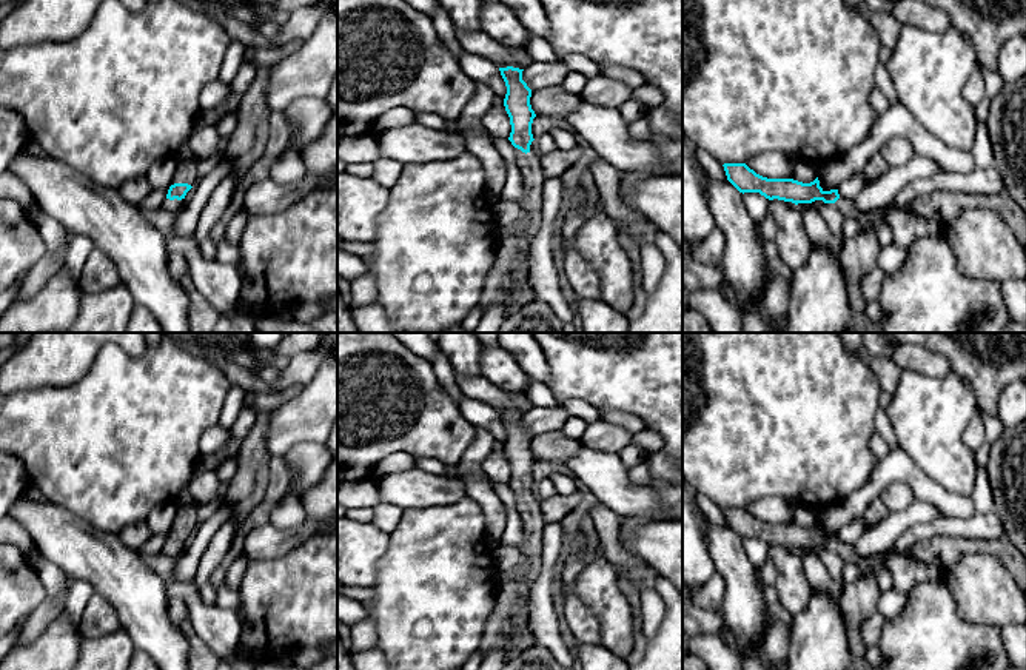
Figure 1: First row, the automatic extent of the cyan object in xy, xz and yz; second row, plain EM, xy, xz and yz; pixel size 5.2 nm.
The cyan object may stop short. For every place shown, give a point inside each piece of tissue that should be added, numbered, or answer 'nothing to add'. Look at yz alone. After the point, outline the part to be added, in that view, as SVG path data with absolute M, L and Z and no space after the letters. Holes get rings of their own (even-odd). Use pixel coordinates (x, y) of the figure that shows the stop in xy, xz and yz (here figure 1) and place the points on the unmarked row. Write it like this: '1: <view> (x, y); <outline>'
1: yz (844, 550); M840 542L835 548L829 548L832 551L835 551L838 556L843 558L844 562L850 562L850 564L855 564L858 565L860 568L864 568L864 570L877 570L880 568L881 565L884 565L884 561L886 561L886 553L892 553L892 554L898 554L900 551L900 544L869 558L869 559L860 559L853 550L853 545L849 545L849 544L844 544L844 542Z

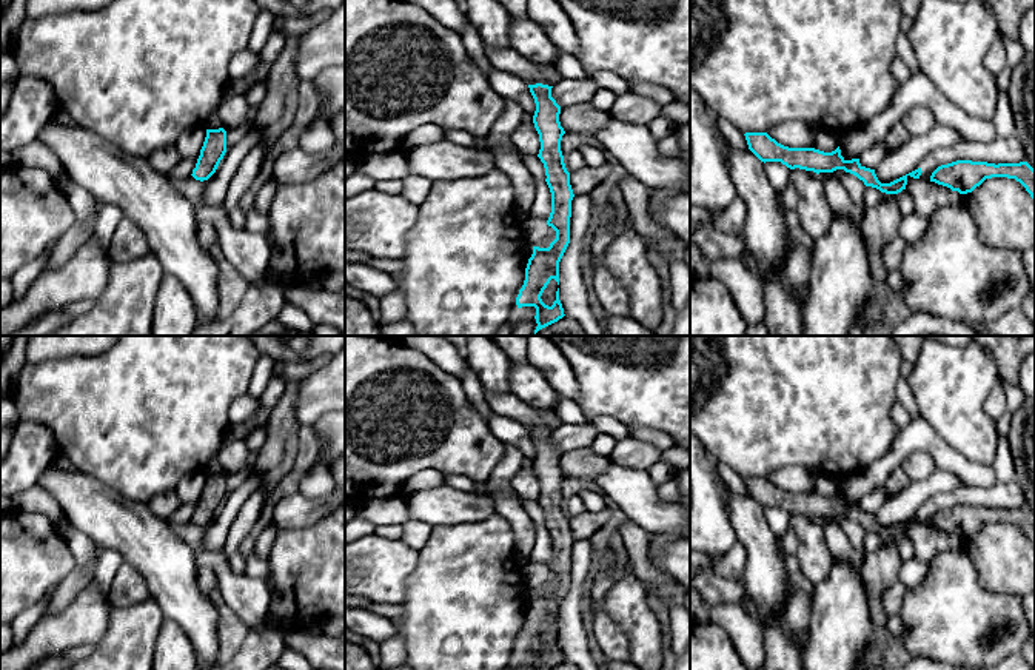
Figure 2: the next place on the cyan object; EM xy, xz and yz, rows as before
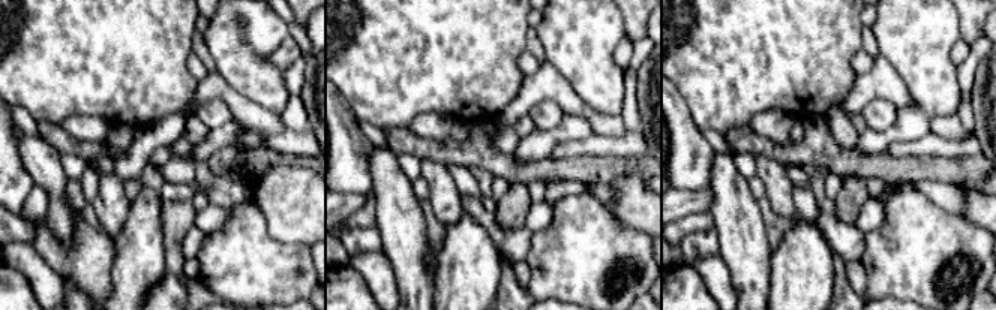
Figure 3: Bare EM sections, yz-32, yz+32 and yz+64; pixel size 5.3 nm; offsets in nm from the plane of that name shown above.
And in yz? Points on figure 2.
nothing to add

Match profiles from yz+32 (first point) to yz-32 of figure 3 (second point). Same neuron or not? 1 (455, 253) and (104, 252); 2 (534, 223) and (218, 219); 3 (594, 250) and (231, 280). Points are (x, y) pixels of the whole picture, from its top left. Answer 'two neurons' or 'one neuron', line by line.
1: two neurons
2: one neuron
3: one neuron

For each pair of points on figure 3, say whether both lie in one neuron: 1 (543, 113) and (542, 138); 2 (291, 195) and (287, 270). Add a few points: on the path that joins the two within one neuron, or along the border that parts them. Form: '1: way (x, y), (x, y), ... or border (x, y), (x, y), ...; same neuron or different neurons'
1: border (566, 114), (555, 126), (536, 129); different neurons
2: border (264, 217), (267, 232), (273, 238), (309, 247); different neurons

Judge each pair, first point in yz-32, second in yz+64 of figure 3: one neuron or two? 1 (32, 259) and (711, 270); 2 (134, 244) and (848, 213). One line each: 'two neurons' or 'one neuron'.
1: one neuron
2: two neurons

